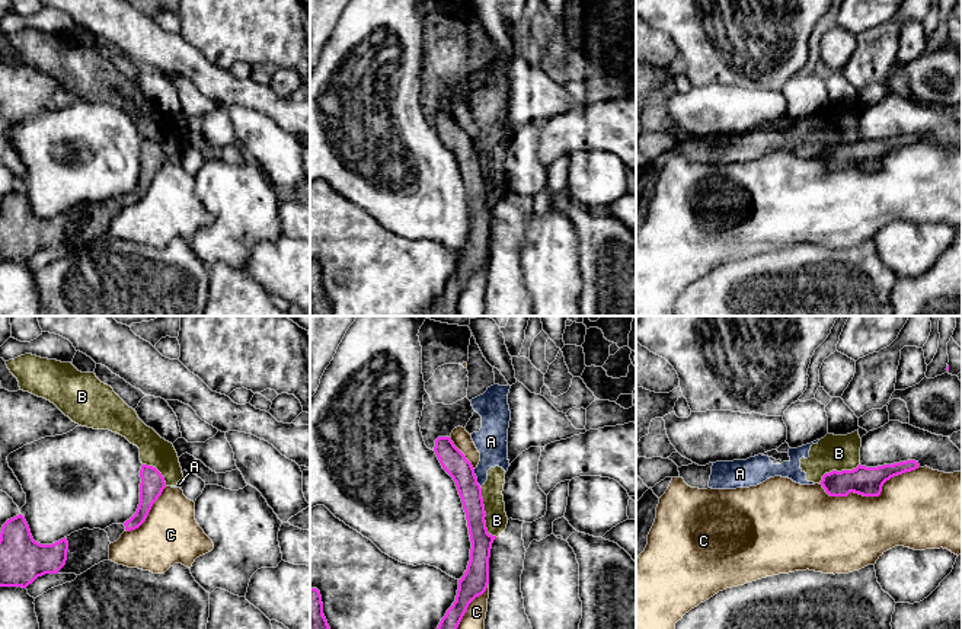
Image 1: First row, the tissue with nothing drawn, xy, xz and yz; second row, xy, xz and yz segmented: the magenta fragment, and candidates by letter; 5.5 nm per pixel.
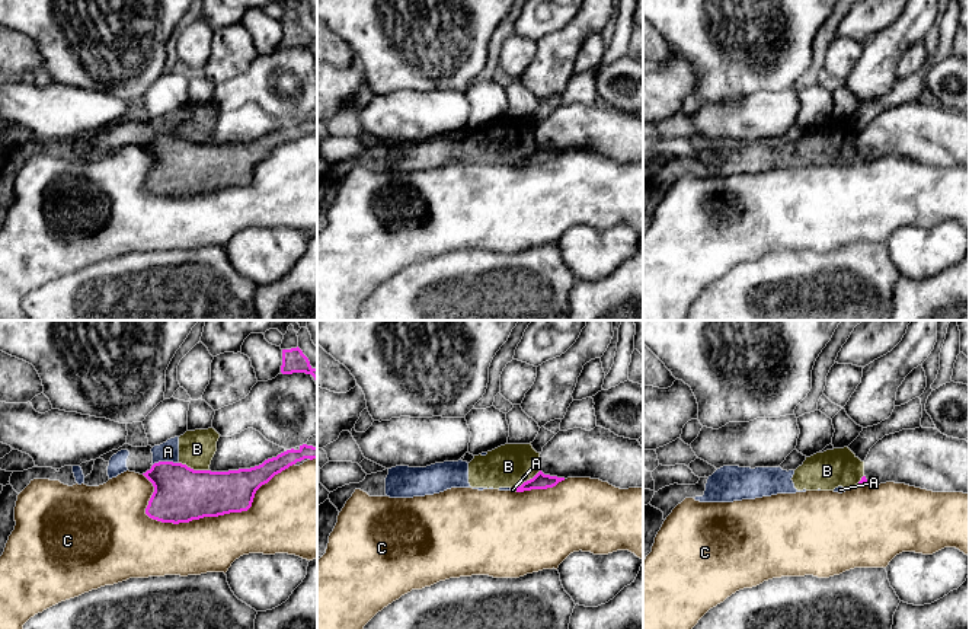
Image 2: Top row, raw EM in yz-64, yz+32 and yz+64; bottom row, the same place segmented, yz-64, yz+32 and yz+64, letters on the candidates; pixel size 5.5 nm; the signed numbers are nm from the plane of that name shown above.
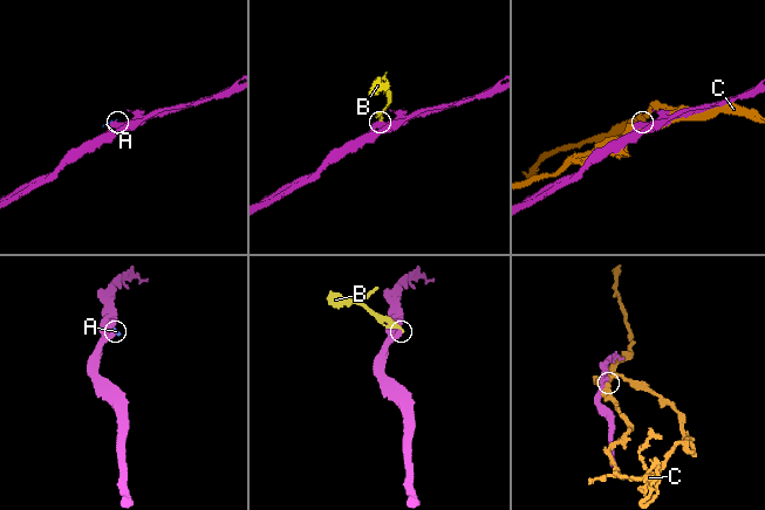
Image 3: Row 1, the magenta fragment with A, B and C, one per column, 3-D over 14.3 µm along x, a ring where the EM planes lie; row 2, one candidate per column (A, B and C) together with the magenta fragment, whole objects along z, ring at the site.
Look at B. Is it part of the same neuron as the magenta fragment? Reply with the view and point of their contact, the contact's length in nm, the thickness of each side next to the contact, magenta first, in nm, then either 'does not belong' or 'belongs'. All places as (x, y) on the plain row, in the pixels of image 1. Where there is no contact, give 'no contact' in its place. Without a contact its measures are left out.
contact xz (485, 188); length 300 nm; calibres 130 and 120 nm; does not belong

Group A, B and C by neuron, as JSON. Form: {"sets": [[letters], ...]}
{"sets": [["A", "B"], ["C"]]}

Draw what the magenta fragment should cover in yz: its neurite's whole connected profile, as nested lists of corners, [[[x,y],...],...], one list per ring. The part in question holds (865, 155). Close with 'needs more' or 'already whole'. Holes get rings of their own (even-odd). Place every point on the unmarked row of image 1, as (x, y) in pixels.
[[[907,134],[878,141],[859,138],[853,144],[832,144],[825,147],[821,160],[830,170],[847,170],[850,166],[863,170],[879,170],[882,160],[894,150],[918,143],[918,135]]]; already whole

